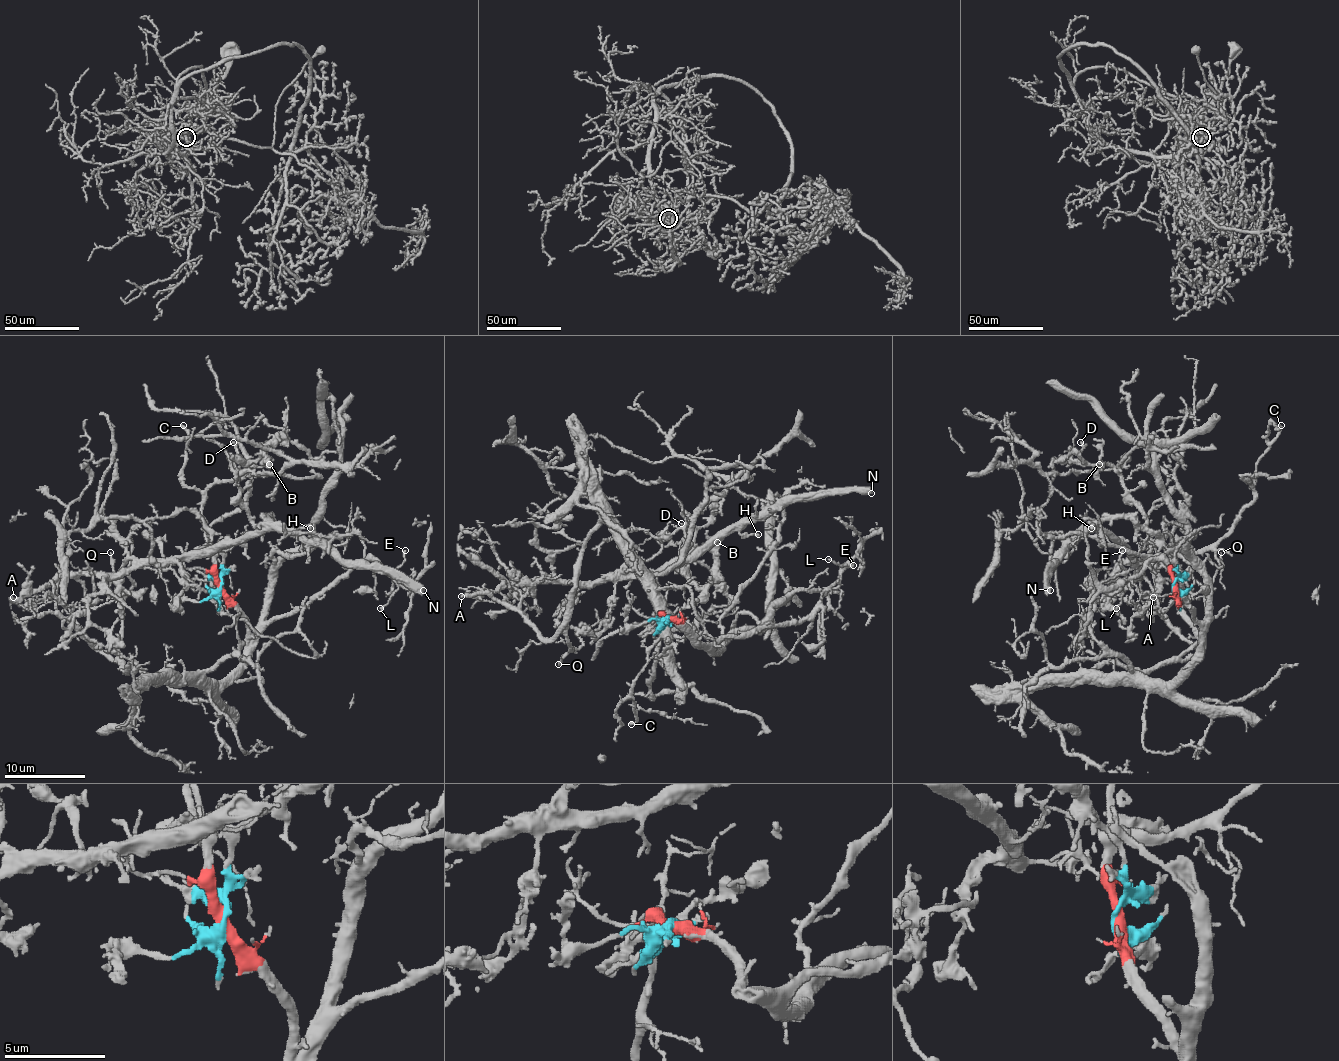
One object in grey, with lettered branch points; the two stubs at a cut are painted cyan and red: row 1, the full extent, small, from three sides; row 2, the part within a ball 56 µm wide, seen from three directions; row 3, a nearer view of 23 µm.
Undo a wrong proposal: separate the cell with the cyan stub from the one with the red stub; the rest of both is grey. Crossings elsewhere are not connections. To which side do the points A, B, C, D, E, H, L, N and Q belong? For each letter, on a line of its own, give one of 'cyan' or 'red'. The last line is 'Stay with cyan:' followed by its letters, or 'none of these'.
A: cyan
B: cyan
C: red
D: cyan
E: red
H: cyan
L: red
N: cyan
Q: red
Stay with cyan: A, B, D, H, N

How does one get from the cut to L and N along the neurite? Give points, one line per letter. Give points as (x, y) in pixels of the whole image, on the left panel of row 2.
L: (219, 587), (247, 628), (261, 632), (373, 559), (398, 583), (379, 608)
N: (219, 587), (223, 559), (231, 547), (269, 518), (347, 561), (367, 561), (395, 569), (424, 590)

